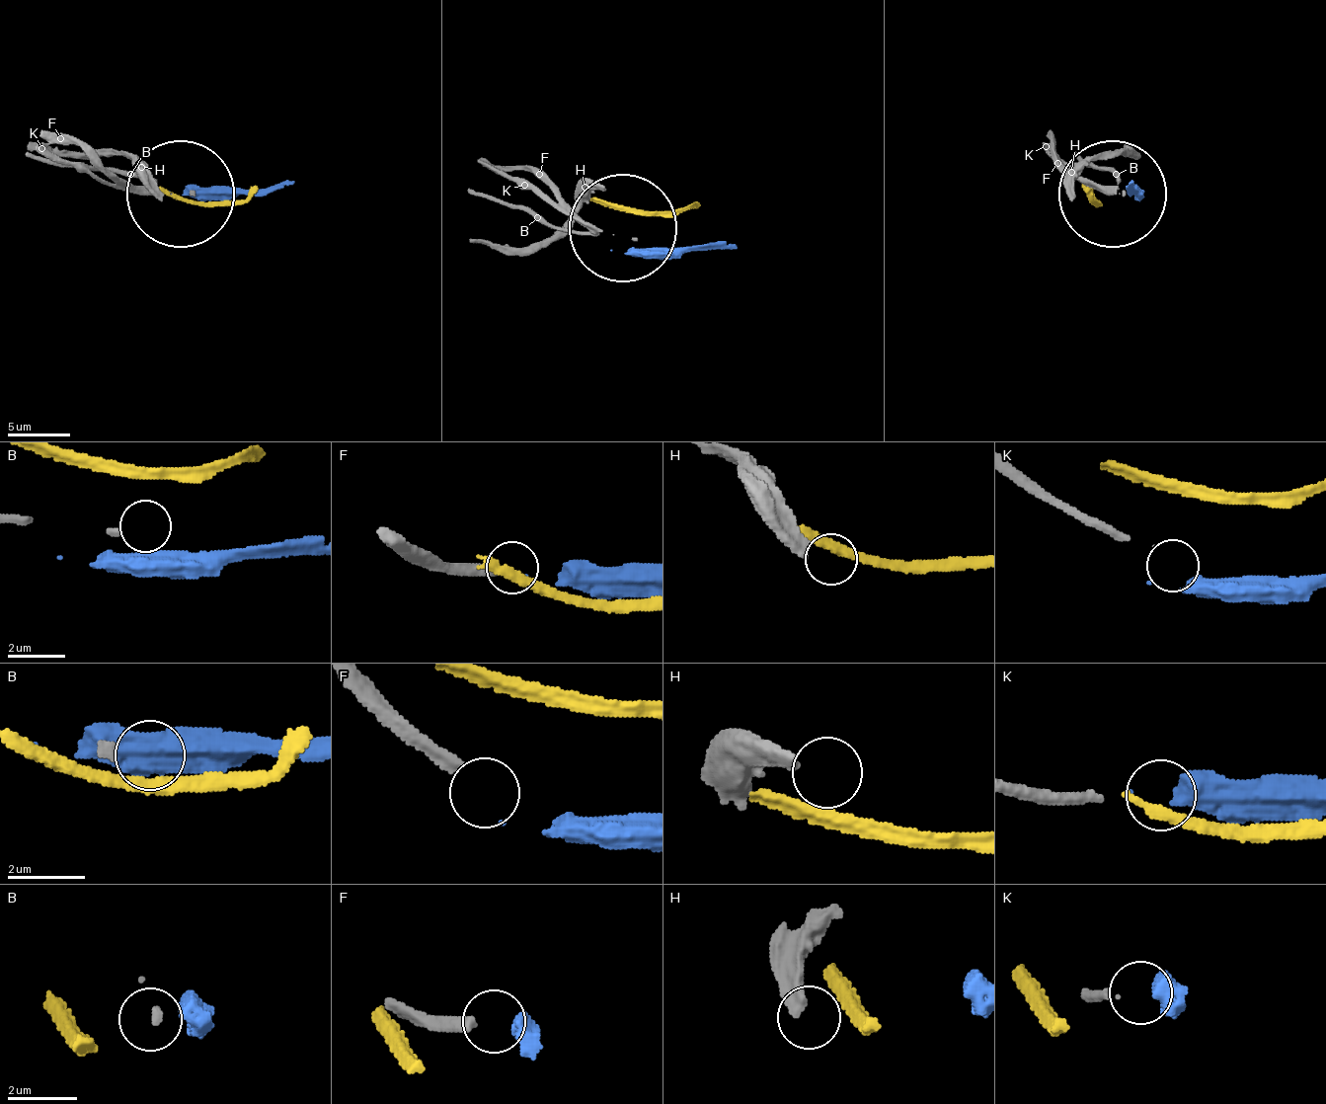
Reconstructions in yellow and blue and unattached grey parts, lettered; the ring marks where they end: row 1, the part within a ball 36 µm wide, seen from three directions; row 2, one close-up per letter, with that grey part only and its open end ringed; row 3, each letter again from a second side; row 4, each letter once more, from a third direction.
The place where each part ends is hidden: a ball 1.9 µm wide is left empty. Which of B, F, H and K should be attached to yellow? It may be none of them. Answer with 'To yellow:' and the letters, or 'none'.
To yellow: none

